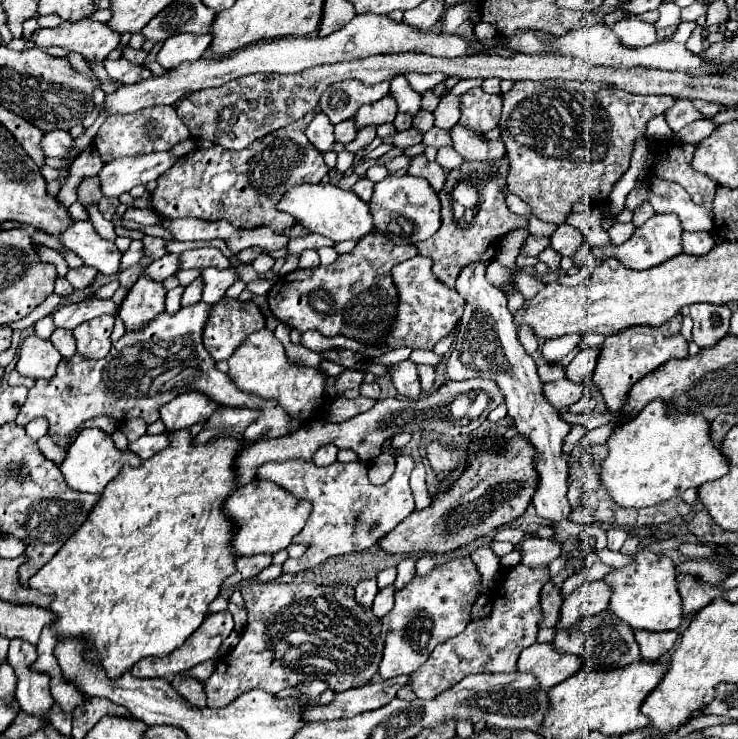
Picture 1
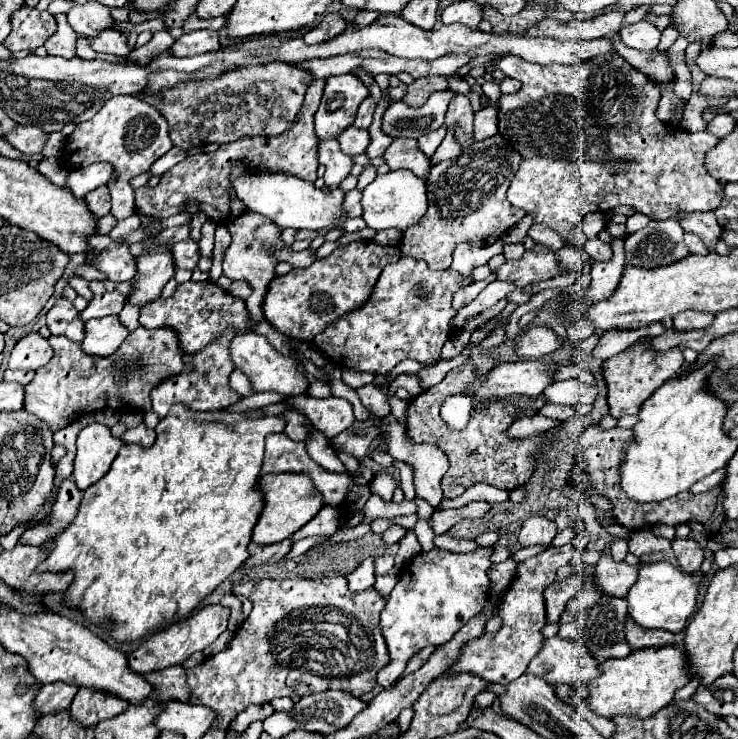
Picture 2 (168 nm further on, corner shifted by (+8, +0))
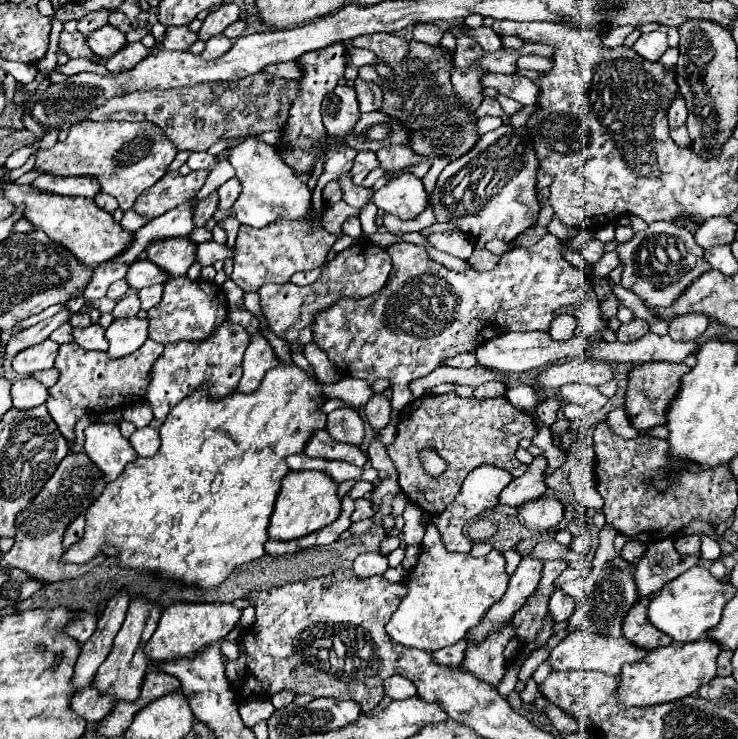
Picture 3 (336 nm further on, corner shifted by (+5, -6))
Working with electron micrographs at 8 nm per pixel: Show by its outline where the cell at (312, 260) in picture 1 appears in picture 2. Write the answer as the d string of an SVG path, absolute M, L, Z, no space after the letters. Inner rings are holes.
M259 213L241 215L227 229L231 231L233 241L231 241L231 245L225 253L225 259L223 259L223 275L233 279L233 281L235 279L249 281L253 293L245 301L247 309L251 311L253 321L263 321L263 307L261 305L263 305L263 297L265 297L265 287L275 277L275 265L279 261L287 261L287 263L293 263L293 267L307 267L315 261L315 253L311 249L291 251L289 247L283 247L281 239L279 239L279 233L277 233L279 227Z

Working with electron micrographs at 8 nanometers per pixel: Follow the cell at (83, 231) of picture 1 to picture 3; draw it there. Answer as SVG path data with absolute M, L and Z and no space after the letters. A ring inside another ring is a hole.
M136 261L132 263L132 267L128 269L128 275L126 275L126 281L132 289L140 291L144 287L150 287L150 285L164 285L166 281L170 279L170 275L160 269L158 265L154 265L152 261Z

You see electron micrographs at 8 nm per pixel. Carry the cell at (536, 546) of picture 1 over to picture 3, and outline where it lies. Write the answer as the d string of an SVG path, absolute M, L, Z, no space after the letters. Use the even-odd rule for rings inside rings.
M542 495L538 499L530 499L518 507L518 519L524 527L536 531L548 531L556 527L564 517L562 501Z

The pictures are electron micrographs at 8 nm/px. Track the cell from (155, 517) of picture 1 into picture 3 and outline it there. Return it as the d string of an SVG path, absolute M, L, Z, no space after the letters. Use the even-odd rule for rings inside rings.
M278 365L274 369L270 369L266 373L266 377L262 379L260 387L254 393L240 393L238 389L230 395L226 395L224 399L212 399L210 397L210 385L202 385L200 389L196 389L194 393L190 393L188 397L184 397L166 417L164 425L160 427L160 449L154 457L138 457L134 463L130 463L126 467L126 471L116 479L110 481L102 493L102 497L98 497L98 501L86 511L86 533L82 537L80 543L76 543L74 547L70 547L64 553L64 561L90 561L100 553L100 547L106 543L112 543L114 547L120 549L120 565L128 565L128 567L138 567L144 571L156 571L164 577L172 577L172 579L182 579L186 583L194 583L198 587L216 587L220 585L224 579L230 577L230 573L248 561L260 559L264 555L264 543L268 541L268 523L270 523L270 515L274 509L274 501L276 495L280 491L280 481L282 477L290 471L290 467L286 465L286 457L294 455L294 453L302 453L306 443L310 441L310 437L320 431L326 429L326 413L322 413L318 407L322 407L326 403L322 385L308 375L304 369L296 367L296 365Z

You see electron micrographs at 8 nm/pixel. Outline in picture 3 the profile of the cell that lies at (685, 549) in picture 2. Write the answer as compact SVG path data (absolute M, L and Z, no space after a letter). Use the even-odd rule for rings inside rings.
M682 535L674 541L674 547L678 553L682 555L690 555L690 553L700 553L700 537L698 535Z

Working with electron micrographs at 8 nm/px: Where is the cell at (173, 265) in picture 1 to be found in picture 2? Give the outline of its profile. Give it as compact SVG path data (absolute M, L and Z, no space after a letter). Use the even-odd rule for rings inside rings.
M185 239L185 241L179 241L171 247L171 257L173 257L173 265L175 265L175 271L177 269L195 269L197 267L197 261L199 261L199 245L197 241L191 241L191 239Z

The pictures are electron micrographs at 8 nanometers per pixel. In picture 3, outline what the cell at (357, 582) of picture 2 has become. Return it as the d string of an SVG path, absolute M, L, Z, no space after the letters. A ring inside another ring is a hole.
M362 553L354 559L352 569L358 577L372 577L372 575L382 575L388 569L388 559L382 557L380 553Z

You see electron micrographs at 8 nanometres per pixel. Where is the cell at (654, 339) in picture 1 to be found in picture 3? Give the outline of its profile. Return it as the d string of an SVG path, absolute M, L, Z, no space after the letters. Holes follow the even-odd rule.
M646 363L646 365L638 365L632 369L630 385L626 391L626 411L630 415L632 425L638 431L648 431L648 429L666 425L666 409L674 401L682 385L682 377L688 371L690 367L684 363Z

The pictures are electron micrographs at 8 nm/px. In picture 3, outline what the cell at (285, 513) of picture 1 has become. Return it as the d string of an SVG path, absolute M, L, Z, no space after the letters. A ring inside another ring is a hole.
M290 471L282 479L282 489L278 493L272 521L268 527L270 539L290 541L304 535L310 535L330 523L334 523L340 517L342 511L342 499L338 497L338 483L332 481L322 471Z

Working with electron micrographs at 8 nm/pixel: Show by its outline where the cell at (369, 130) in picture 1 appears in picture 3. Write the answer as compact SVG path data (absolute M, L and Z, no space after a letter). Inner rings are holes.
M360 77L354 81L354 91L360 103L360 111L362 113L370 113L370 111L378 111L378 105L382 105L382 91L378 89L378 85L362 81Z

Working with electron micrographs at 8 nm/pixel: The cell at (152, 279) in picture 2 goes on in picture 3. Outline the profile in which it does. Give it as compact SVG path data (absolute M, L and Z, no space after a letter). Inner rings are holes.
M186 235L186 237L170 237L162 241L152 241L146 251L148 259L154 261L158 267L166 269L170 277L180 277L186 275L188 267L196 261L196 243Z

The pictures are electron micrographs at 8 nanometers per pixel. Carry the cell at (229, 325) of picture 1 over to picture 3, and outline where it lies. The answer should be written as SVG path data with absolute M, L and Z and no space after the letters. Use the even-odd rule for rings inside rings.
M176 277L164 285L162 301L148 311L150 339L162 345L176 341L202 341L210 337L210 333L226 319L226 315L228 305L220 285L204 279L190 281L188 277Z

